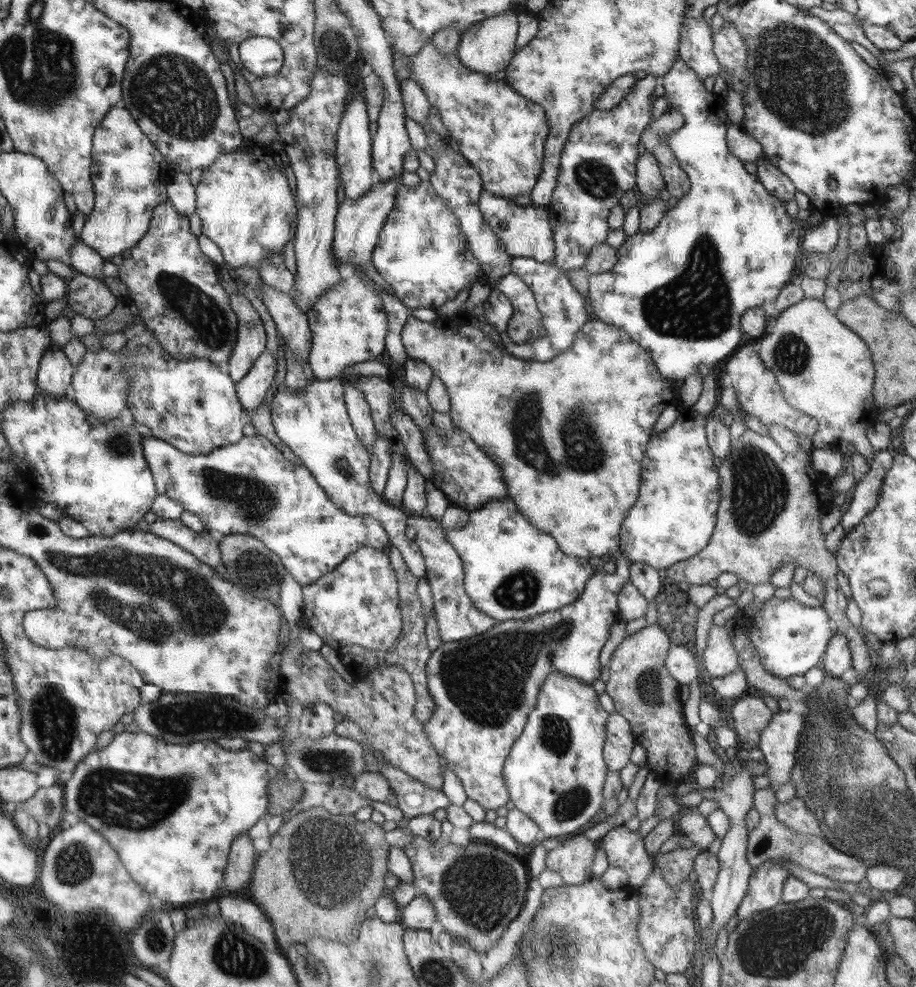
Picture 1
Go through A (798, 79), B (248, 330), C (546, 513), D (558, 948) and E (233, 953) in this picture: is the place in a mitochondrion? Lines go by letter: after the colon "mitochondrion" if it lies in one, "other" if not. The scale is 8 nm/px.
A: mitochondrion
B: mitochondrion
C: other
D: mitochondrion
E: mitochondrion

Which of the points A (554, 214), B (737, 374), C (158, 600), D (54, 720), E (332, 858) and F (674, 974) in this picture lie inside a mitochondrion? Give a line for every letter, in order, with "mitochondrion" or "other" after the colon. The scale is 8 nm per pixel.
A: other
B: other
C: mitochondrion
D: mitochondrion
E: mitochondrion
F: other

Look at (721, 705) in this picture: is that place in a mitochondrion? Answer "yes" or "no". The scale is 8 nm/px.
no

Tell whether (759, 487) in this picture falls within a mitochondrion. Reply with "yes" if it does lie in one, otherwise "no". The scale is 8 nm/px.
yes

